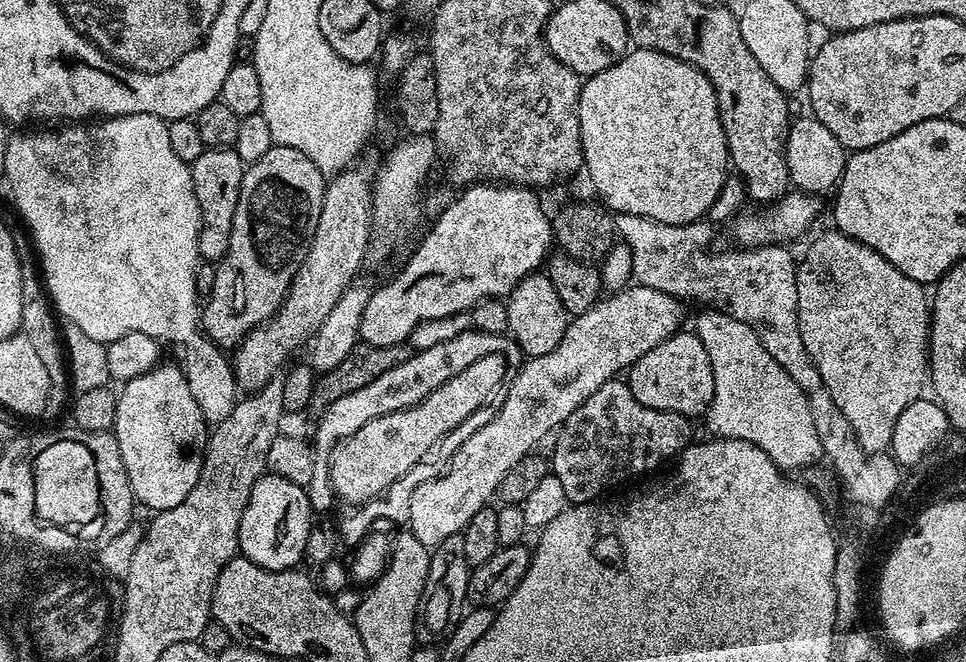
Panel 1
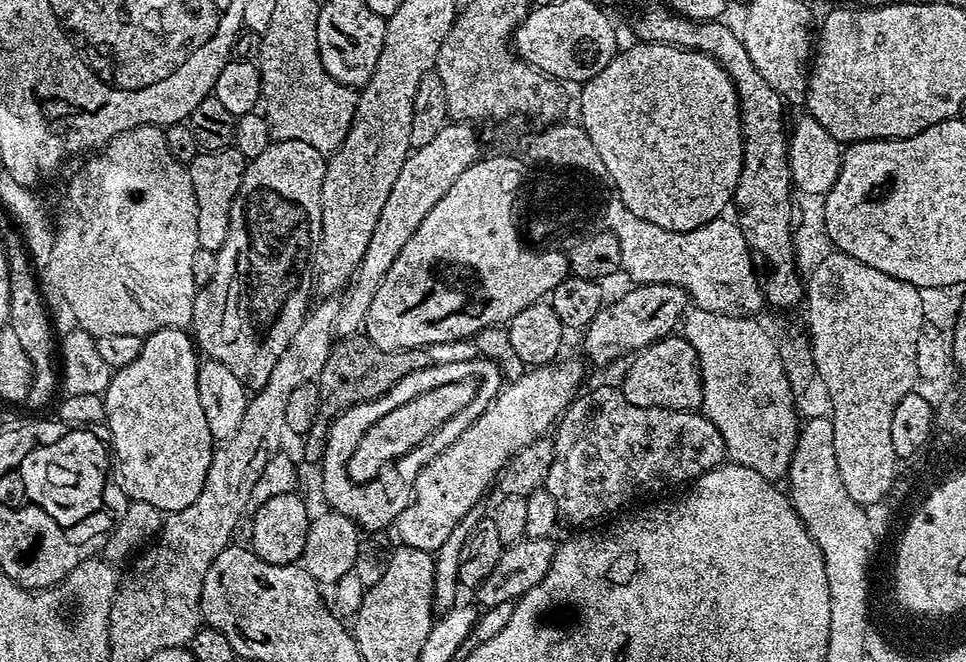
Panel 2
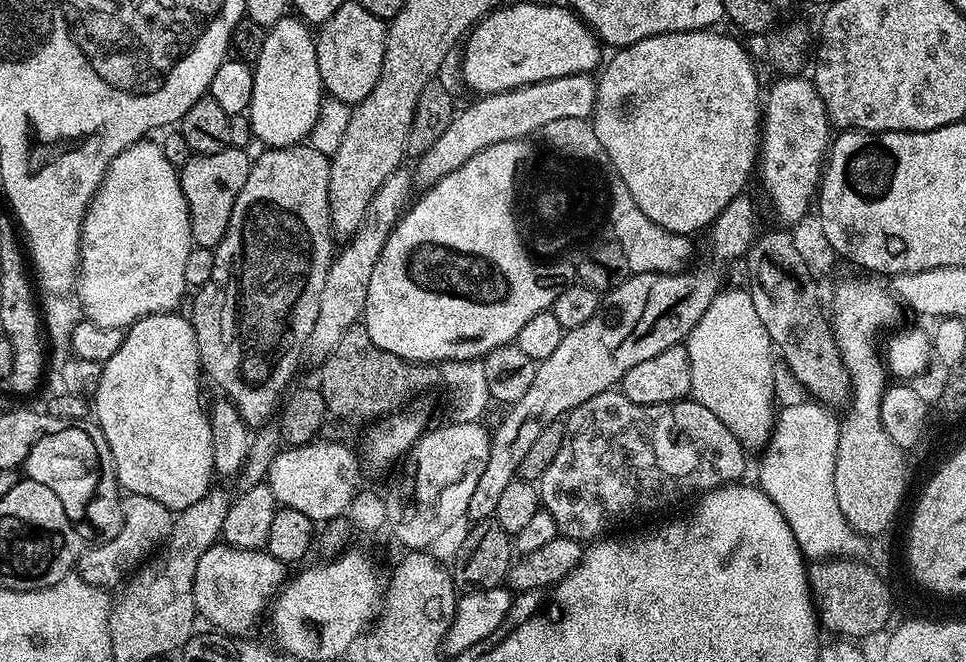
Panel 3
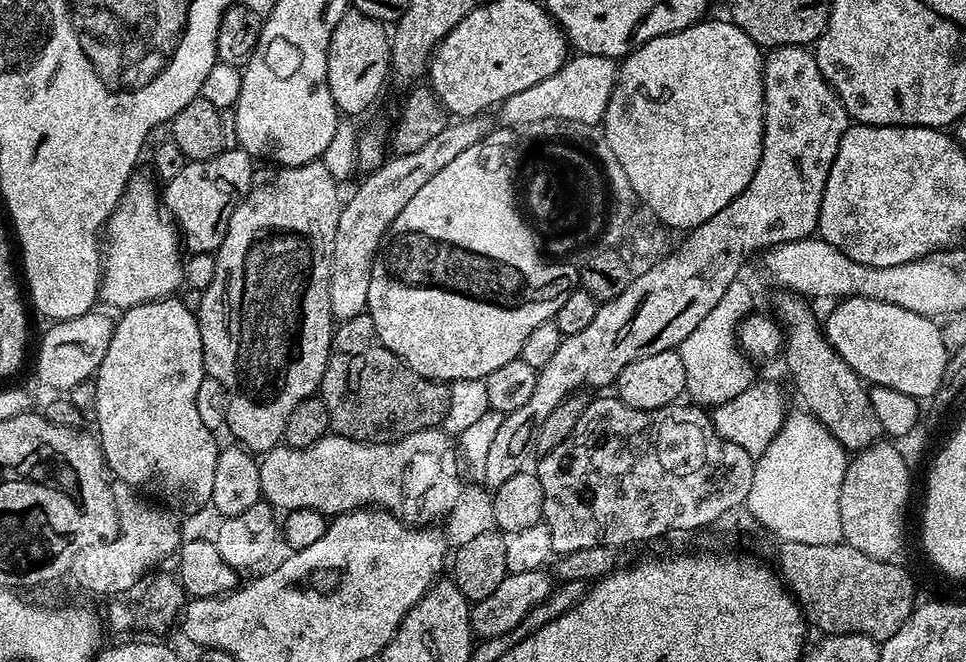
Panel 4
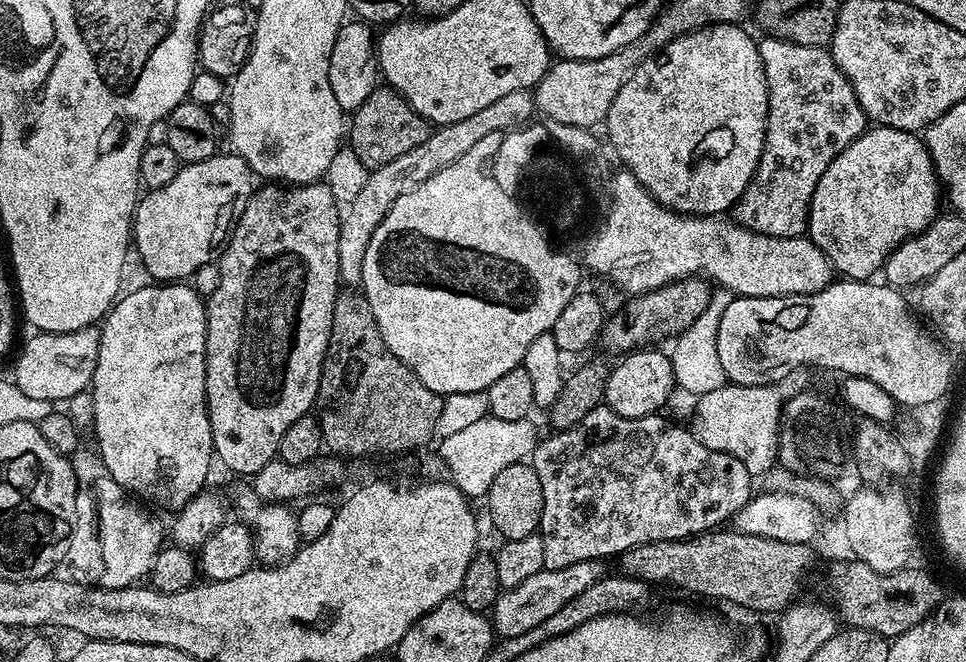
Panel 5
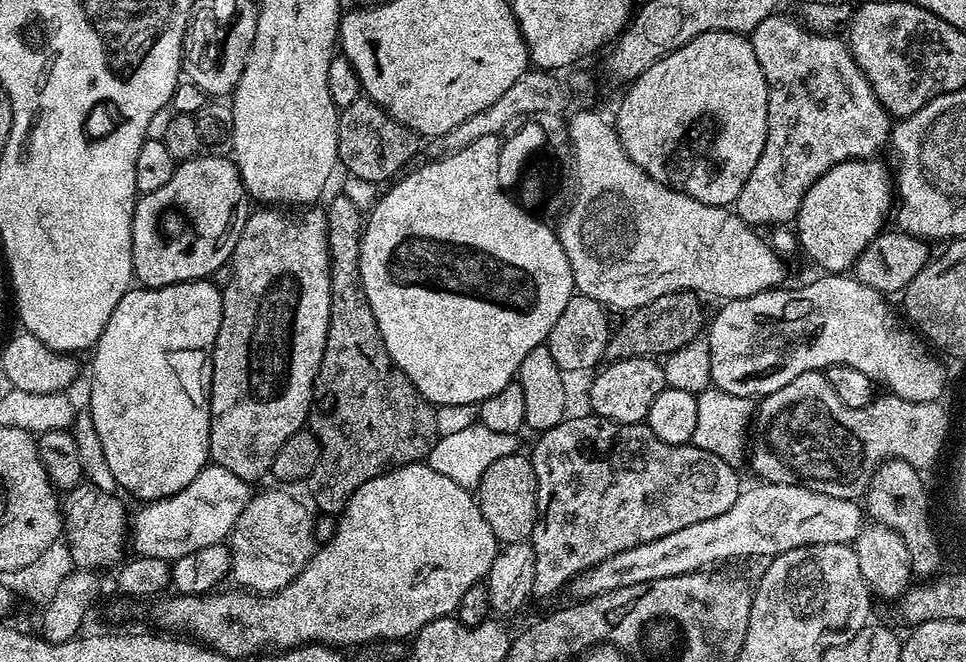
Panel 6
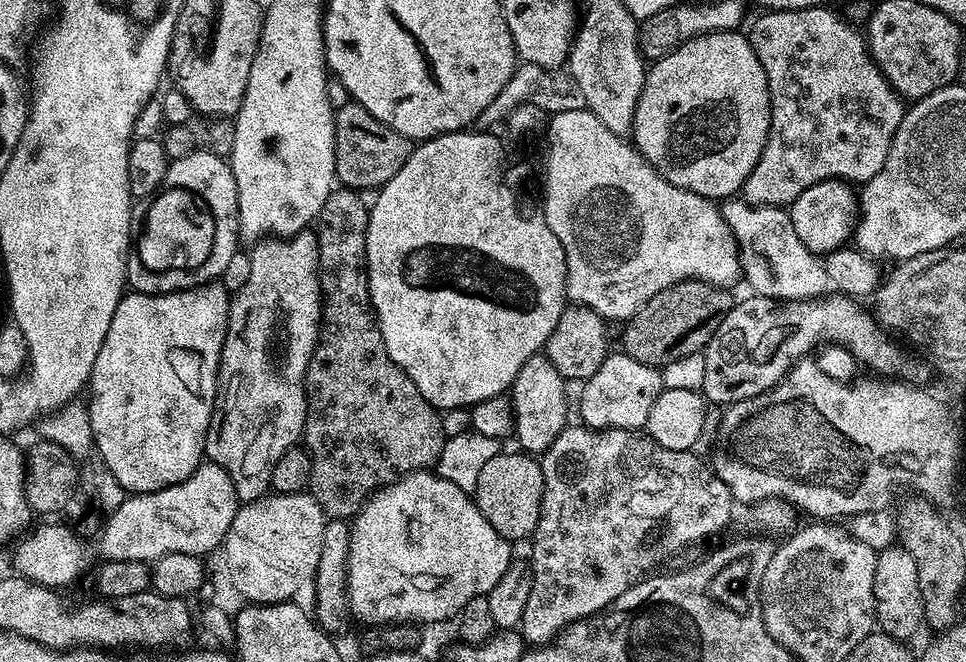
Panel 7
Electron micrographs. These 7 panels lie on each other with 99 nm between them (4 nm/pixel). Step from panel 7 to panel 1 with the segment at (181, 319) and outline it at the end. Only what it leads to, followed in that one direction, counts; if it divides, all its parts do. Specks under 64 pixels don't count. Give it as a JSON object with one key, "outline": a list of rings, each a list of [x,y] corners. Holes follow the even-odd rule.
{"outline":[[[161,362],[146,374],[127,381],[119,389],[116,397],[116,427],[114,435],[118,442],[118,450],[122,454],[122,462],[126,466],[128,481],[132,487],[133,497],[140,500],[153,513],[165,512],[182,502],[190,490],[194,490],[194,482],[198,482],[198,474],[204,461],[204,445],[208,442],[209,425],[202,410],[198,410],[198,402],[194,402],[194,394],[190,394],[190,386],[184,377],[184,369],[179,363]]]}

